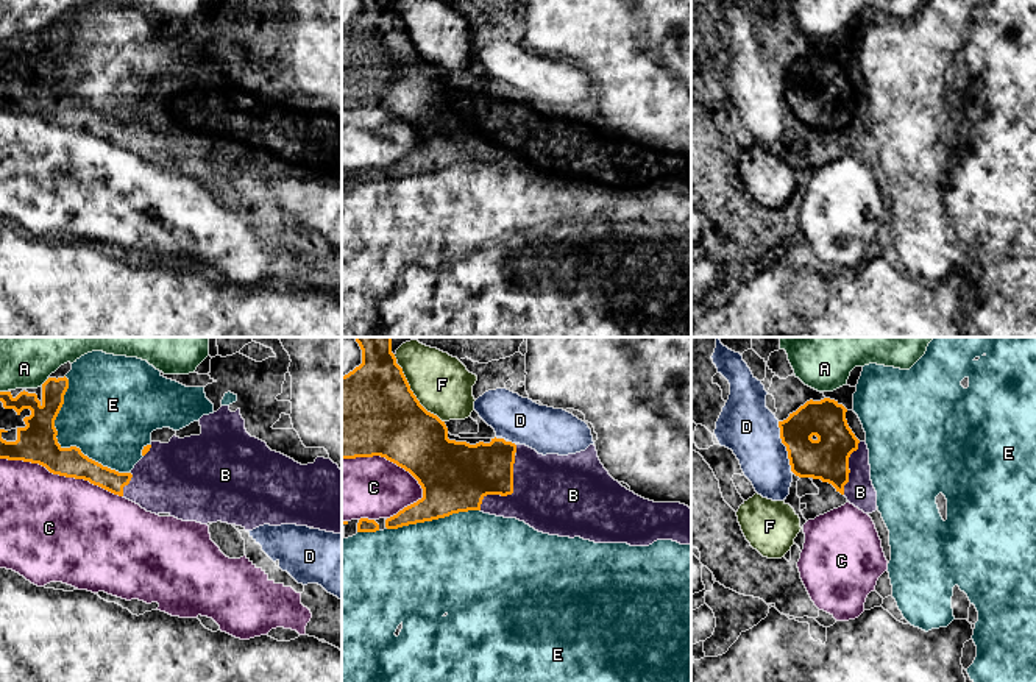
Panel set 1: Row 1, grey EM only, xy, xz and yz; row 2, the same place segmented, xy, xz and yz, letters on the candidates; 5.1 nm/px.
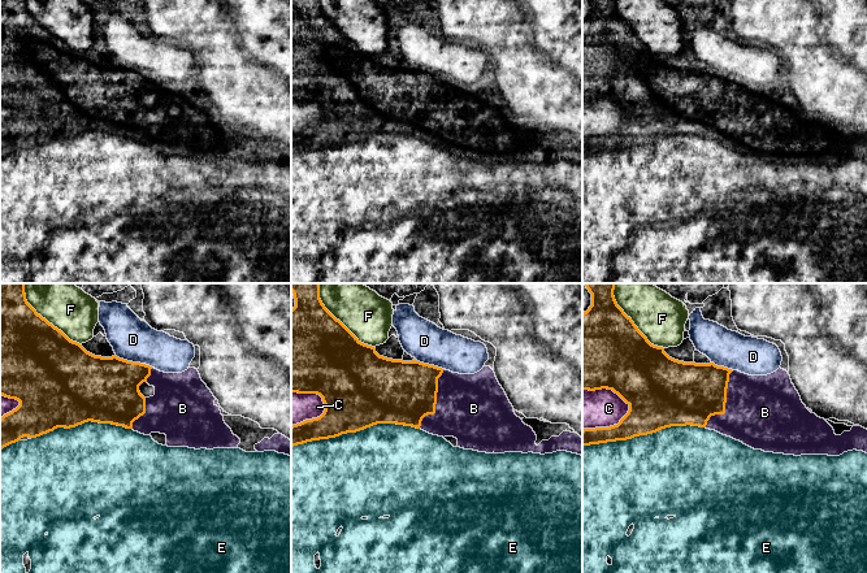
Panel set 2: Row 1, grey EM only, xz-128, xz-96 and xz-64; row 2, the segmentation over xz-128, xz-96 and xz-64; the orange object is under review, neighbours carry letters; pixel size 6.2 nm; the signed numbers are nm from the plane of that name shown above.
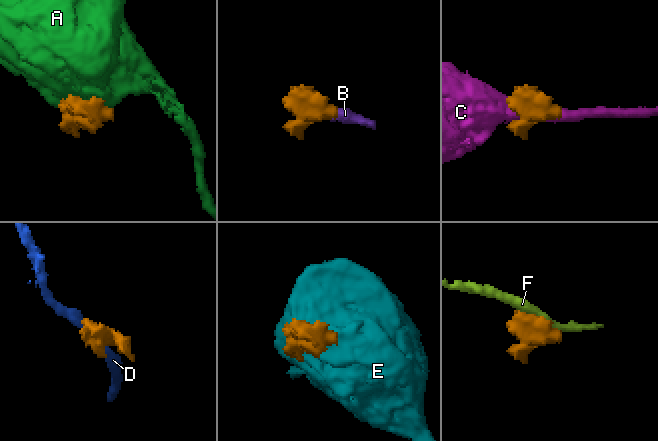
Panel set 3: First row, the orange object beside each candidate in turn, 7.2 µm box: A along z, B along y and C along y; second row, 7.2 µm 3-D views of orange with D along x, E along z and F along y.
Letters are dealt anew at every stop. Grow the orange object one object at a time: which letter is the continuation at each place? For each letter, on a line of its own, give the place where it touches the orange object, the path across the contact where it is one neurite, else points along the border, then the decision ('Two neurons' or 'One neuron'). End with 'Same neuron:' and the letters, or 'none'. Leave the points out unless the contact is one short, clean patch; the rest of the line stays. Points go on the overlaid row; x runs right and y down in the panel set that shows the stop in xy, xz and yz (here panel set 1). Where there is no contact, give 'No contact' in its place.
A: Touches orange at xy (44, 383). Two neurons
B: Touches orange at xz (510, 493). One neuron
C: Touches orange at xz (387, 459). Two neurons
D: Touches orange at yz (785, 445). Boundary: yz (777, 422), (780, 442), (785, 447), (791, 470). Two neurons
E: Touches orange at xy (60, 445). Two neurons
F: Touches orange at xz (414, 395). Two neurons
Same neuron: B

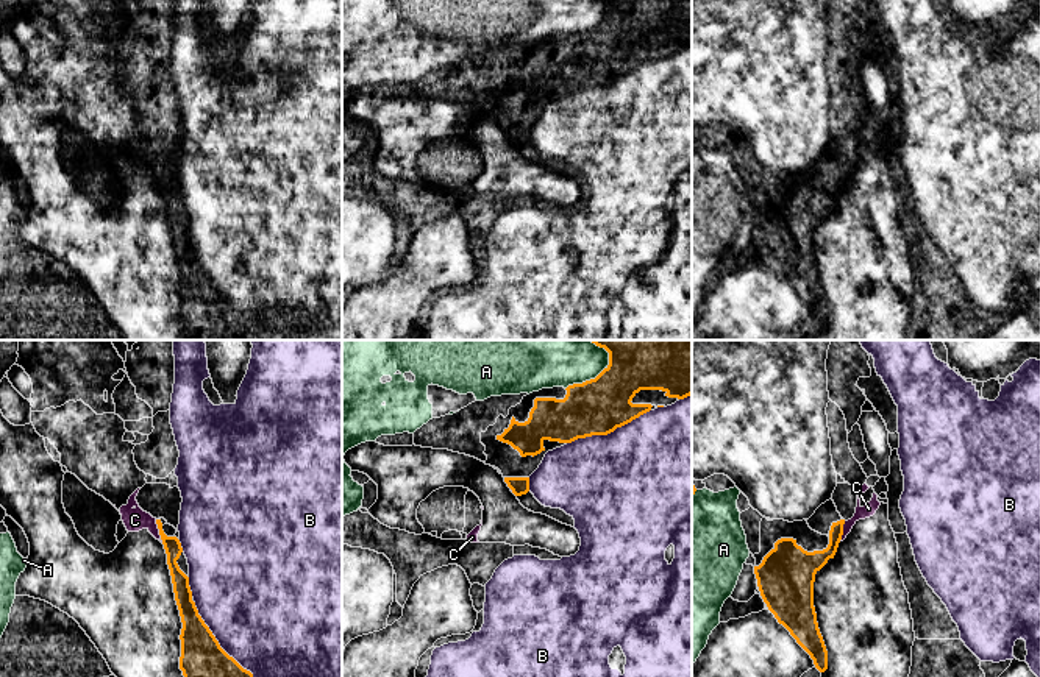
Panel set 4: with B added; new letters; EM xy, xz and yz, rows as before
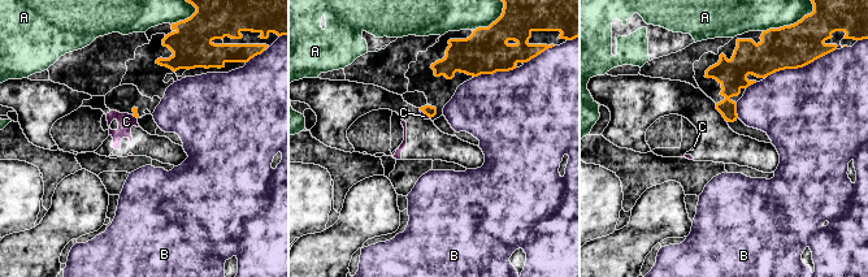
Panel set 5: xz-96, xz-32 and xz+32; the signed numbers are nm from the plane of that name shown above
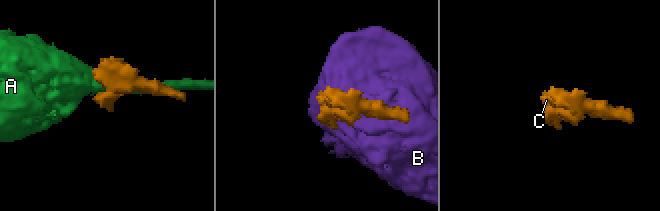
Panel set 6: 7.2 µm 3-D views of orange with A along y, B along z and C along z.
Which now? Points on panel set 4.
A: Touches orange at xz (592, 379). Two neurons
B: Touches orange at xz (608, 432). Two neurons
C: Touches orange at xy (160, 531). Boundary: xy (155, 520), (163, 542). Two neurons
Same neuron: none

